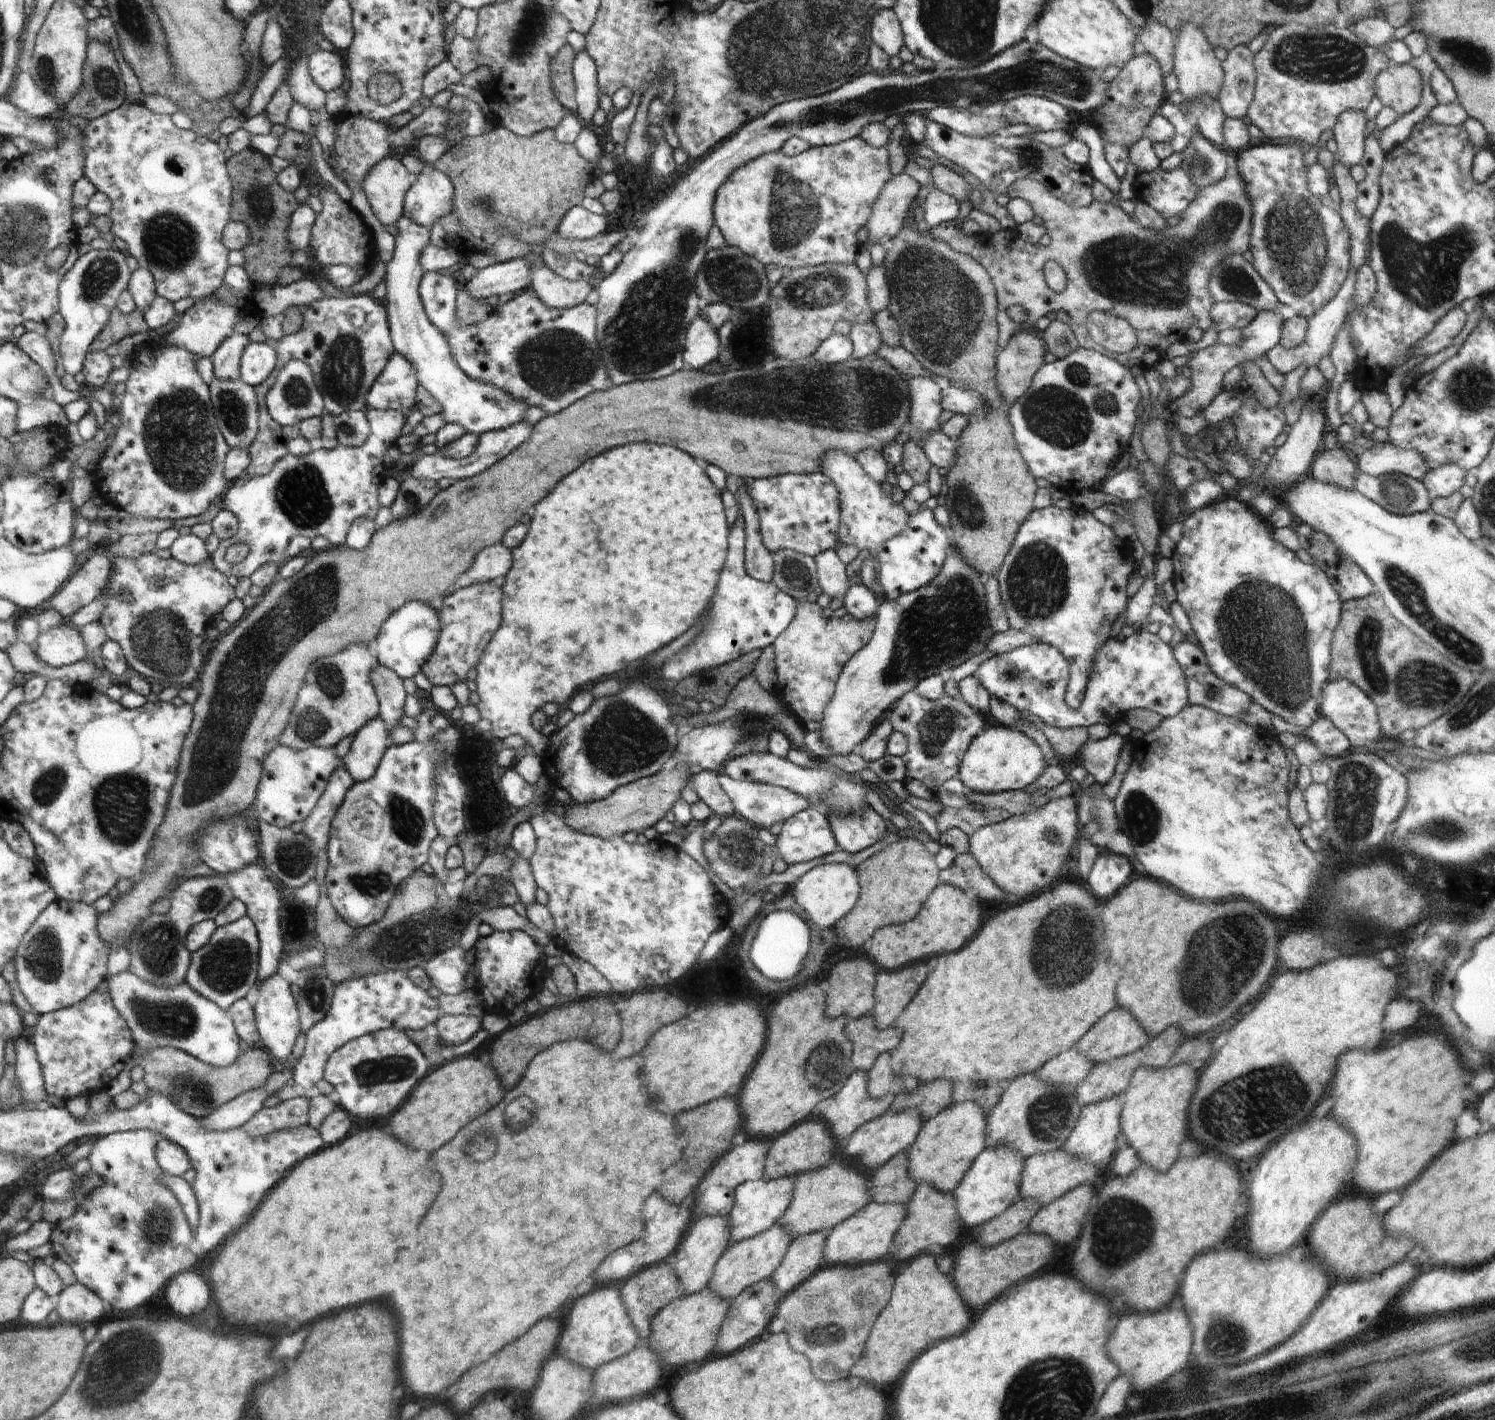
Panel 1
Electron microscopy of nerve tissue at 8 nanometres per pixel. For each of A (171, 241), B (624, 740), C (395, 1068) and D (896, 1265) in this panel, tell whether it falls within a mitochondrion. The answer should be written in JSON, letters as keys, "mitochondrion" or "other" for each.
{"A":"mitochondrion","B":"mitochondrion","C":"mitochondrion","D":"other"}

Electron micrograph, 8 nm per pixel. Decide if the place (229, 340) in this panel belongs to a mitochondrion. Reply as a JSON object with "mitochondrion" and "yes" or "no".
{"mitochondrion":"no"}

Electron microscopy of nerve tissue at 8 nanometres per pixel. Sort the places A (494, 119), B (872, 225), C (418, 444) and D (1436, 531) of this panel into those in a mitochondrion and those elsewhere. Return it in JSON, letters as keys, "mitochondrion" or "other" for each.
{"A":"other","B":"other","C":"other","D":"other"}

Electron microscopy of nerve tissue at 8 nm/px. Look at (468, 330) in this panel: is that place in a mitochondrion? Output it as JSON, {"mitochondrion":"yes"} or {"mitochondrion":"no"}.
{"mitochondrion":"no"}

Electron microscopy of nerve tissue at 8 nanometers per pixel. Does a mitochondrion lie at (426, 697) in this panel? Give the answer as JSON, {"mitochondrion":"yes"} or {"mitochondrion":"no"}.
{"mitochondrion":"no"}

